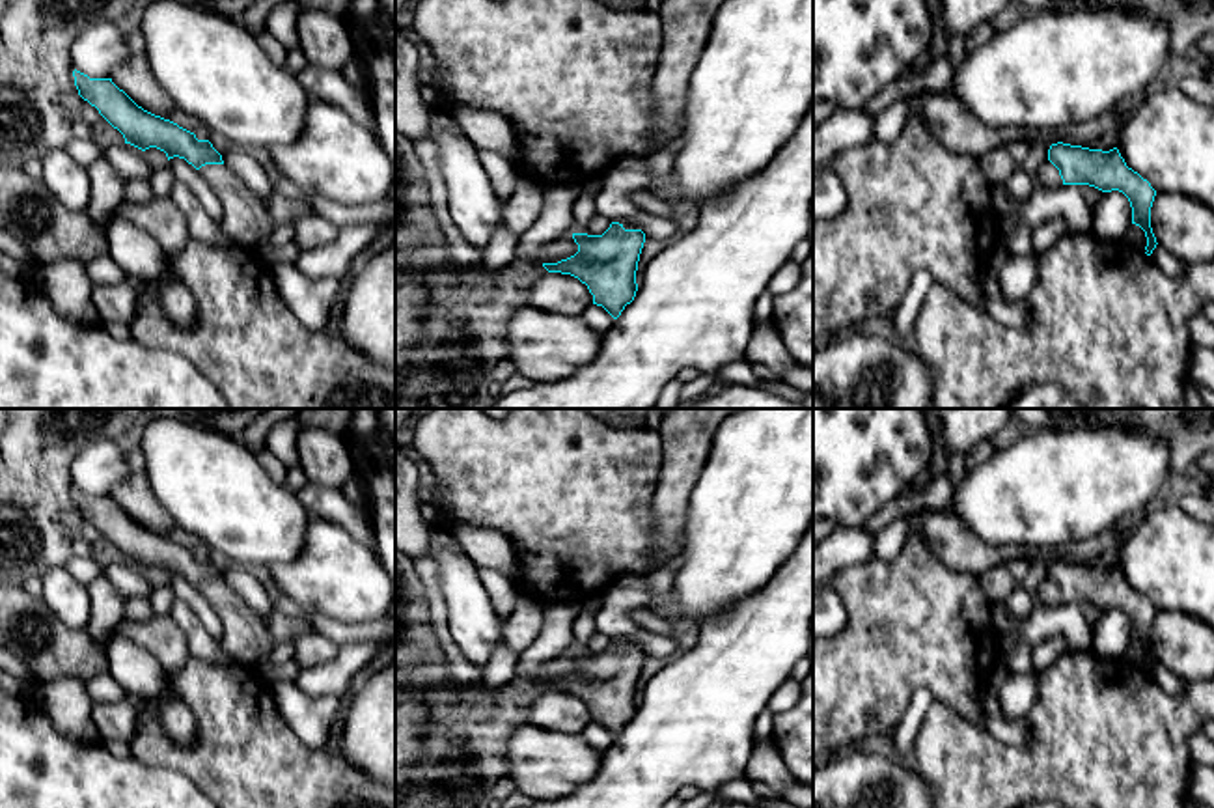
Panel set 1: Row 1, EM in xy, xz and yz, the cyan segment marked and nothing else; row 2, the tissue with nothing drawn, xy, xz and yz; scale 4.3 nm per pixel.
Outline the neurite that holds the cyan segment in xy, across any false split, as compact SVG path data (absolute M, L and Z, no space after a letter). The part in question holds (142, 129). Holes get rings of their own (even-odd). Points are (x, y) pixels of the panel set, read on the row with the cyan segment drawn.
M76 69L73 77L78 95L123 134L125 144L142 151L157 147L168 160L179 157L201 172L222 202L220 228L231 244L259 248L276 220L209 140L198 140L177 123L144 110L112 78L90 78Z

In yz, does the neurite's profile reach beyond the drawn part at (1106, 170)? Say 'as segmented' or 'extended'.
extended

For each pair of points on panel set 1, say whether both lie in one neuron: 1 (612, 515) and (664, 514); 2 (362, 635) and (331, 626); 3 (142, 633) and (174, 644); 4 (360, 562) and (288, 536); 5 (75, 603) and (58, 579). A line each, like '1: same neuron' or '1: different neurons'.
1: different neurons
2: same neuron
3: same neuron
4: different neurons
5: same neuron

